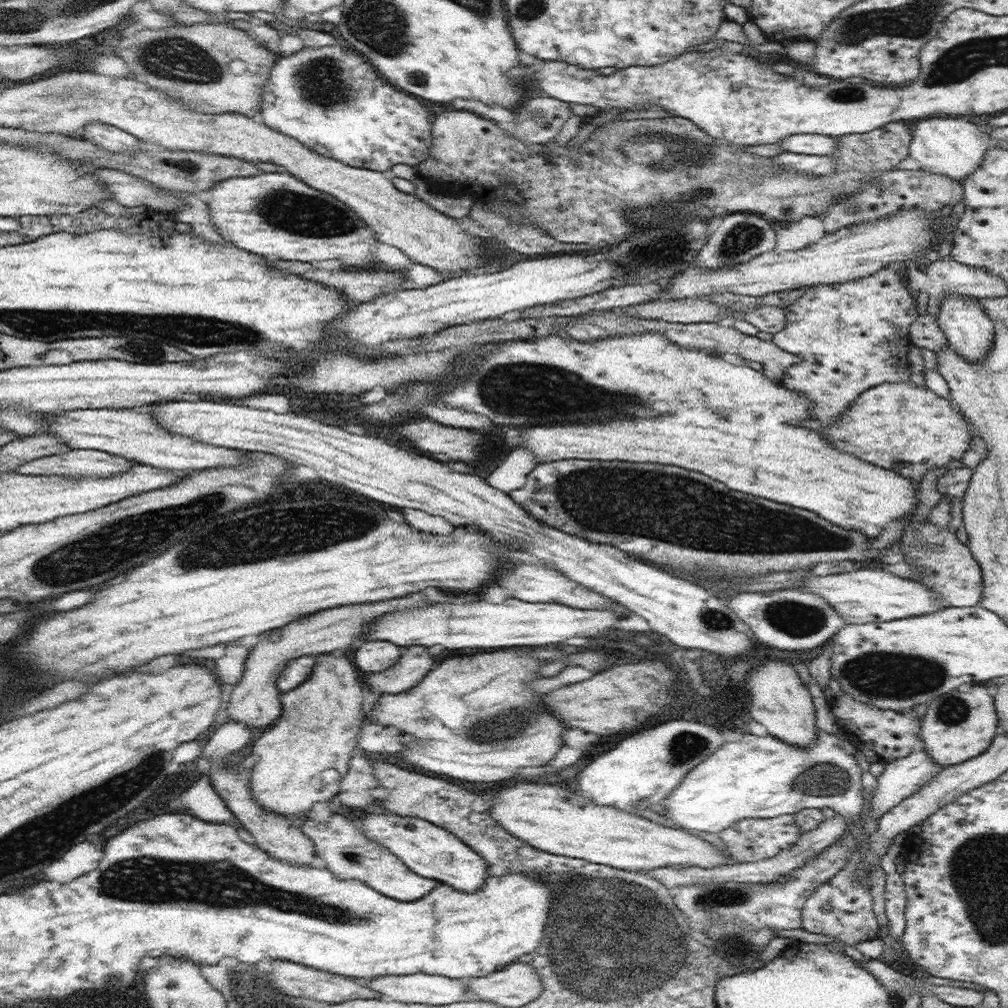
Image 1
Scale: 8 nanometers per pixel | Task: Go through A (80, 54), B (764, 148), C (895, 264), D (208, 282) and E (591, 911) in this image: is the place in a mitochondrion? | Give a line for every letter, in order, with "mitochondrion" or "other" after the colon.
A: other
B: other
C: other
D: other
E: mitochondrion

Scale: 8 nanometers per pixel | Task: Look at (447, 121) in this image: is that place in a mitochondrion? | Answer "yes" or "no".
no

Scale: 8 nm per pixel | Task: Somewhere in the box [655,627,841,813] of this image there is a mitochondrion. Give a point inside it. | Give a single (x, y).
(685, 745)

